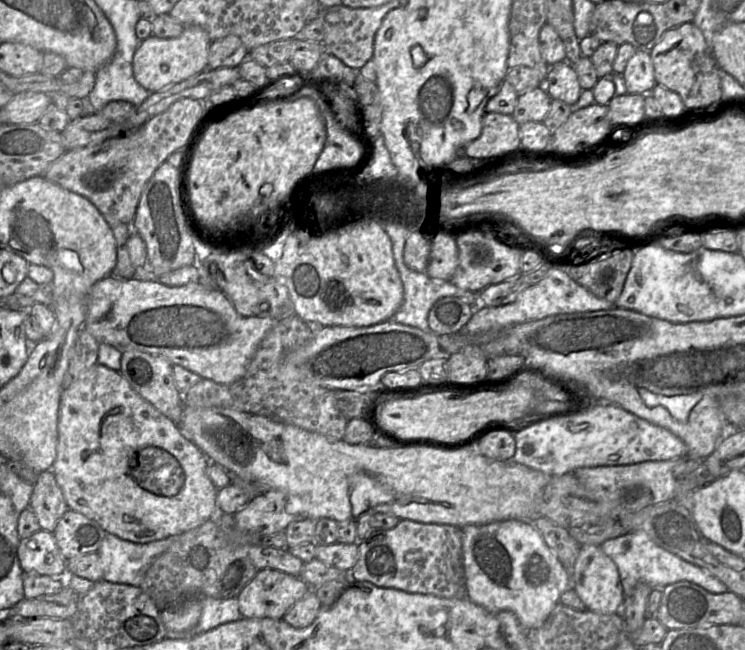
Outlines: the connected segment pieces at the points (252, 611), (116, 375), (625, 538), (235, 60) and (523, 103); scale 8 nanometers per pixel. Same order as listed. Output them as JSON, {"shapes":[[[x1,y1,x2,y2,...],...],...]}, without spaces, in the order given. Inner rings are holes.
{"shapes":[[[263,569,241,590,238,608,244,618,282,619,310,590,299,577]],[[96,363,83,372,76,381,62,392,56,459,50,471,52,471,55,481,63,494,68,510,76,511,94,520,107,533,113,534,122,540,143,544,180,535,201,526,217,511,216,497,218,489,209,478,209,462,205,454,184,436,178,425,138,395,119,371,111,370,104,365]],[[628,532,604,541,600,547,617,566,624,598,631,594,631,591,640,582,647,583,652,589,663,589,670,584,687,581,704,588,710,593,728,592,726,585,707,569,689,563,658,546,645,532]],[[228,35,212,41,209,48,208,65,206,69,220,67,238,67,248,50,236,35]],[[544,86,529,90,518,96,512,117,519,125,542,122,550,110,551,100]]]}

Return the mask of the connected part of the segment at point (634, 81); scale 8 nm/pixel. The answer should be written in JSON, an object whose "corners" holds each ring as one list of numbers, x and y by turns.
{"corners":[[636,50,622,76,630,94,648,94,655,87,654,66,649,52]]}

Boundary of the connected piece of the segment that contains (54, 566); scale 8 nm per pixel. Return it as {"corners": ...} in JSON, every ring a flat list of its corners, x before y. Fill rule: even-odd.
{"corners":[[38,530,20,539,17,556,24,573,65,578,66,559,62,556,52,532]]}

